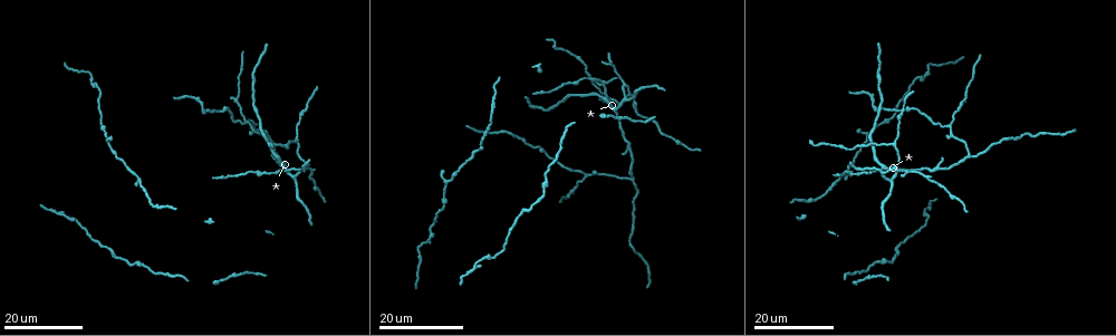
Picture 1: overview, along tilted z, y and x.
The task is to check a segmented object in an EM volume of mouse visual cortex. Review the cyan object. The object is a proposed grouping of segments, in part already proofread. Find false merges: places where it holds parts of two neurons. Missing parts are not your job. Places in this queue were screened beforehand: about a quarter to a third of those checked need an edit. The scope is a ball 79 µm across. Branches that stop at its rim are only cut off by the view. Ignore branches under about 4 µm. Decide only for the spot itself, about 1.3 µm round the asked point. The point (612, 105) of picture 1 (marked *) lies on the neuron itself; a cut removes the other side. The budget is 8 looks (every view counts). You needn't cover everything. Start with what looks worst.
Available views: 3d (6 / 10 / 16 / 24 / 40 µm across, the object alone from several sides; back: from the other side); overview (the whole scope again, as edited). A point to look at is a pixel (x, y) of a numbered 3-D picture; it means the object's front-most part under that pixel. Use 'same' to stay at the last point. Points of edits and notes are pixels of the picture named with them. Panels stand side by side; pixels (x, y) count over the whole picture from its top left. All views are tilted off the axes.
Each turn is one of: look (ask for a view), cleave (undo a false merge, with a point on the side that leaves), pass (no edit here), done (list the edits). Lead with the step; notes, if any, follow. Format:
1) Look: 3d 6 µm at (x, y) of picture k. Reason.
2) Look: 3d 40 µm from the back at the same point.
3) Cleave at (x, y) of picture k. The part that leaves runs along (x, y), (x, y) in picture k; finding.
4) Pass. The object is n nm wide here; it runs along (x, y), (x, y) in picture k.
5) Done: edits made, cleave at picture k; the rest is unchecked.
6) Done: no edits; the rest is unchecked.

Look: 3d 16 µm at (968, 157) of picture 1. Side arm on a straight run.

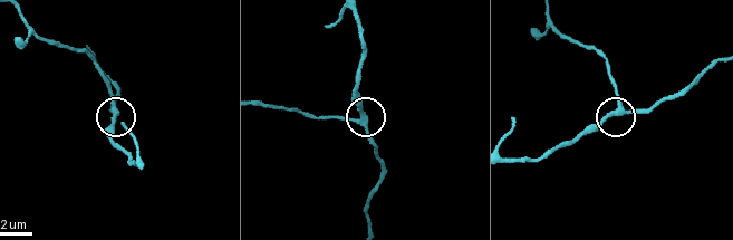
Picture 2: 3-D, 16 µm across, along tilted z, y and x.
Look: 3d 6 µm at (112, 109) of picture 2.

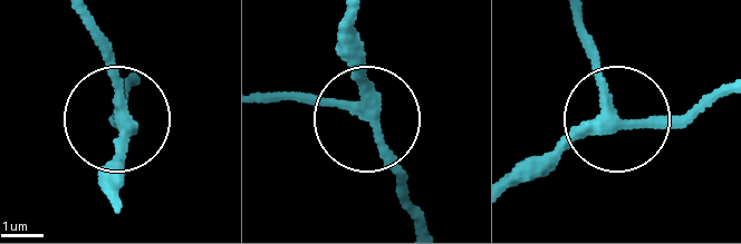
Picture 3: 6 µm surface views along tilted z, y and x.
Pass. 3 arms meet here; it runs along (356, 16), (350, 47), (376, 138), (424, 216) in picture 3; continuous, no second neuron.

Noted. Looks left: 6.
Look: 3d 24 µm at (494, 256) of picture 1. Thick turns thin.

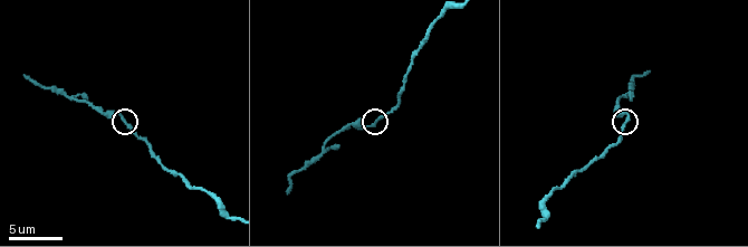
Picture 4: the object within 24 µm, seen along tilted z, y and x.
Look: 3d 6 µm at (369, 127) of picture 4.

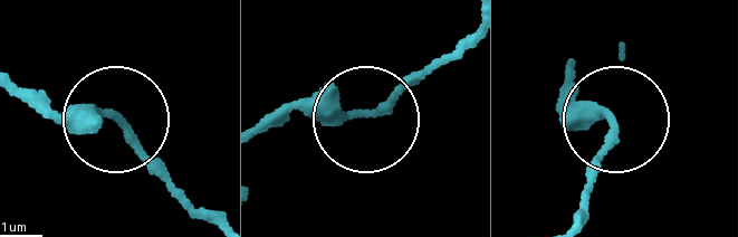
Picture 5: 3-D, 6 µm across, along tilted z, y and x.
Pass. The object is 240 nm wide here; it runs along (469, 38), (377, 104), (271, 112) in picture 5; continuous, no second neuron.

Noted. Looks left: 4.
Look: 3d 24 µm at (615, 109) of picture 1. A fork.

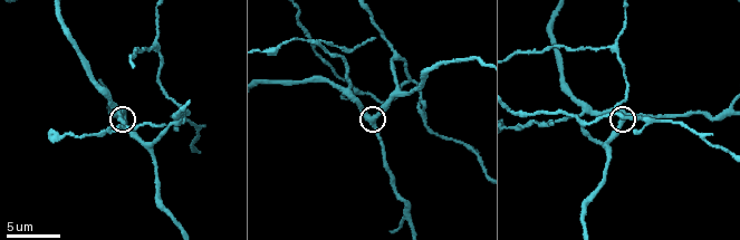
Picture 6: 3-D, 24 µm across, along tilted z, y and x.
Look: 3d 6 µm at (375, 118) of picture 6.

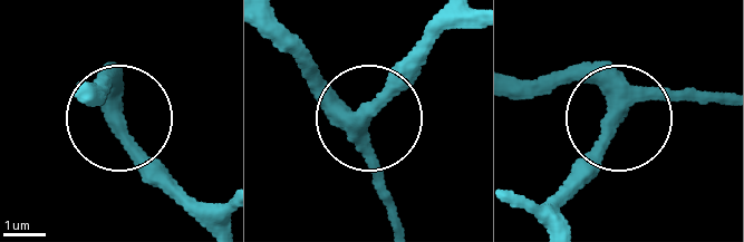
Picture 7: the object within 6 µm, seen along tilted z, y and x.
Pass. The object is 360 nm wide here; it runs along (573, 80), (624, 105), (723, 102) in picture 7; one neuron here.

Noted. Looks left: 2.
Look: 3d 16 µm at (89, 74) of picture 1. Thick turns thin.

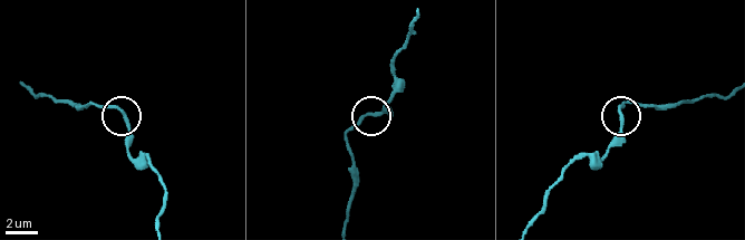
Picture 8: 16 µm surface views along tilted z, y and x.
Look: 3d 6 µm at (376, 116) of picture 8.

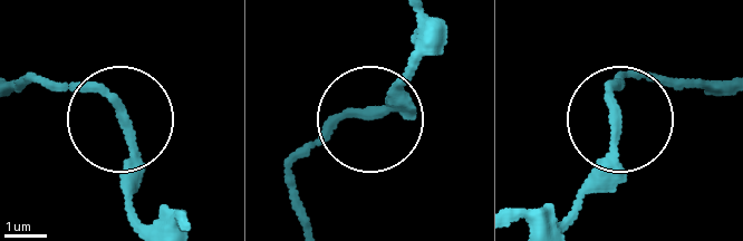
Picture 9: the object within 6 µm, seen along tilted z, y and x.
Pass. It runs along (416, 18), (393, 104), (336, 123), (285, 170) in picture 9; continuous, no second neuron.

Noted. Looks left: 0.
Done: no edits; the rest is unchecked.

